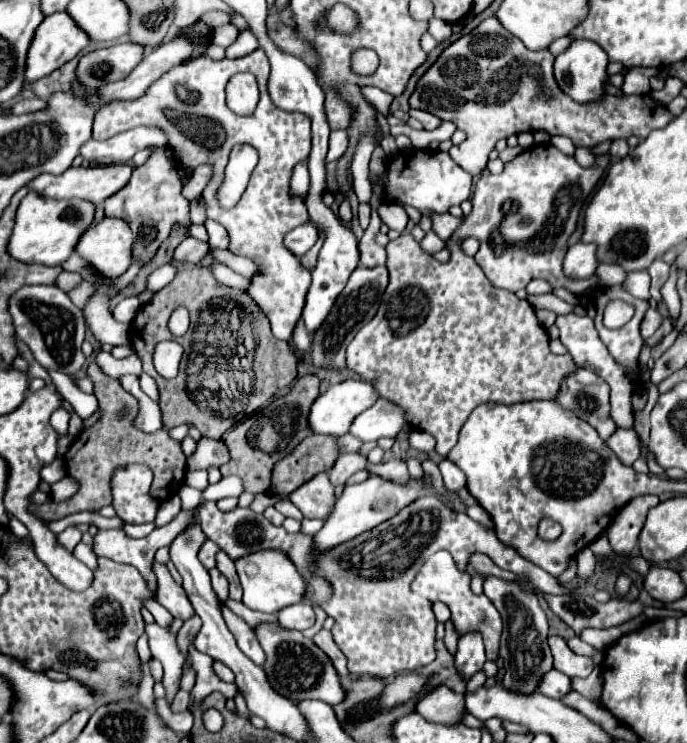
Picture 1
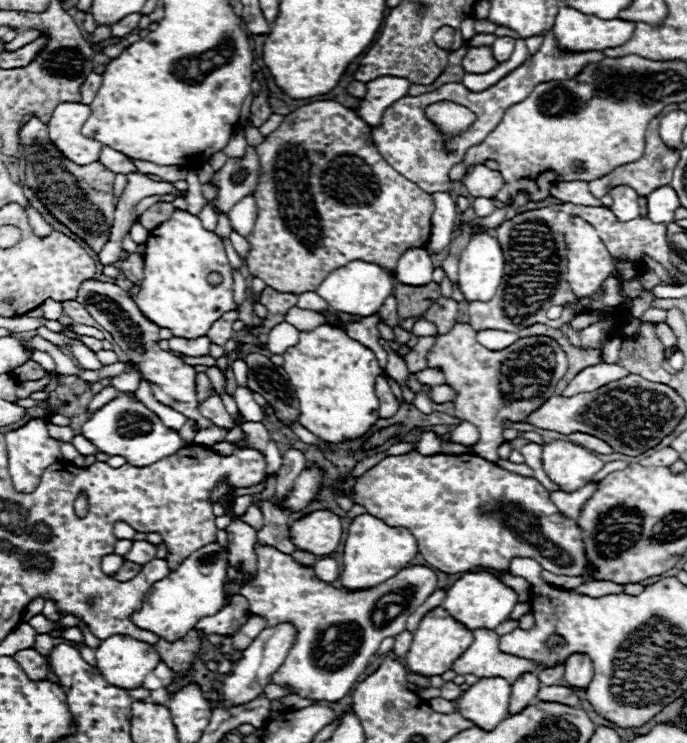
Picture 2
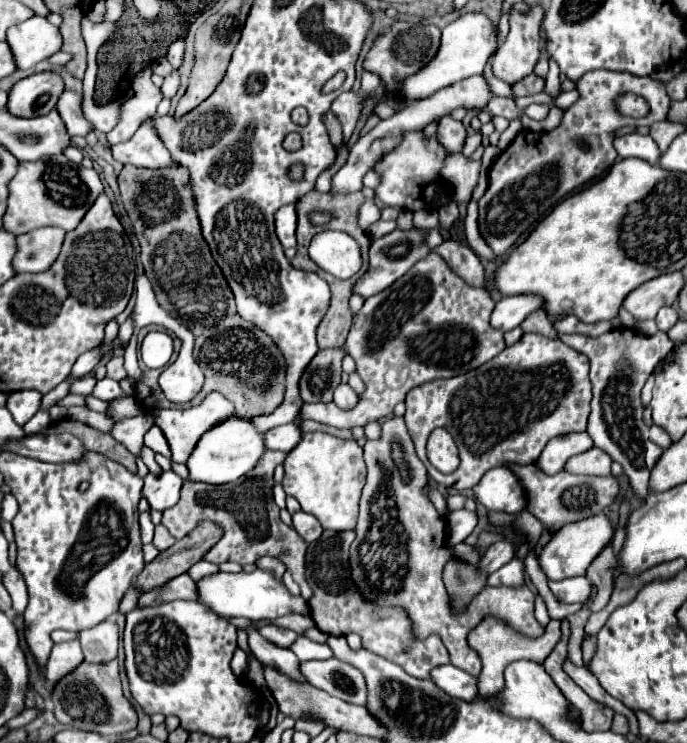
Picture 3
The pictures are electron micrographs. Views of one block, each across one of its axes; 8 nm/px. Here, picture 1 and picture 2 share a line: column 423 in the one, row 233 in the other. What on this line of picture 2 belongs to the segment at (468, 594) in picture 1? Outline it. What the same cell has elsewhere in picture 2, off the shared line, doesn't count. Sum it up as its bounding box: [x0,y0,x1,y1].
[566,218,612,296]

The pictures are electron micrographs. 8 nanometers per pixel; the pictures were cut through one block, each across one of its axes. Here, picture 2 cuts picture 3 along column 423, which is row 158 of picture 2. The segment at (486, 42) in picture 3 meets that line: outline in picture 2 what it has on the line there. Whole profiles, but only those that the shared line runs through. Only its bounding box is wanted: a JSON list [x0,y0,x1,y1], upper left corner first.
[48,102,102,164]

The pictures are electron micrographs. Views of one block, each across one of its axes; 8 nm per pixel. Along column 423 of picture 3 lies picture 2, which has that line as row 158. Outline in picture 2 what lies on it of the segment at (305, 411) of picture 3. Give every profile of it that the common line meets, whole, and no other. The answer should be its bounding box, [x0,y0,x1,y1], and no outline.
[244,100,434,292]

